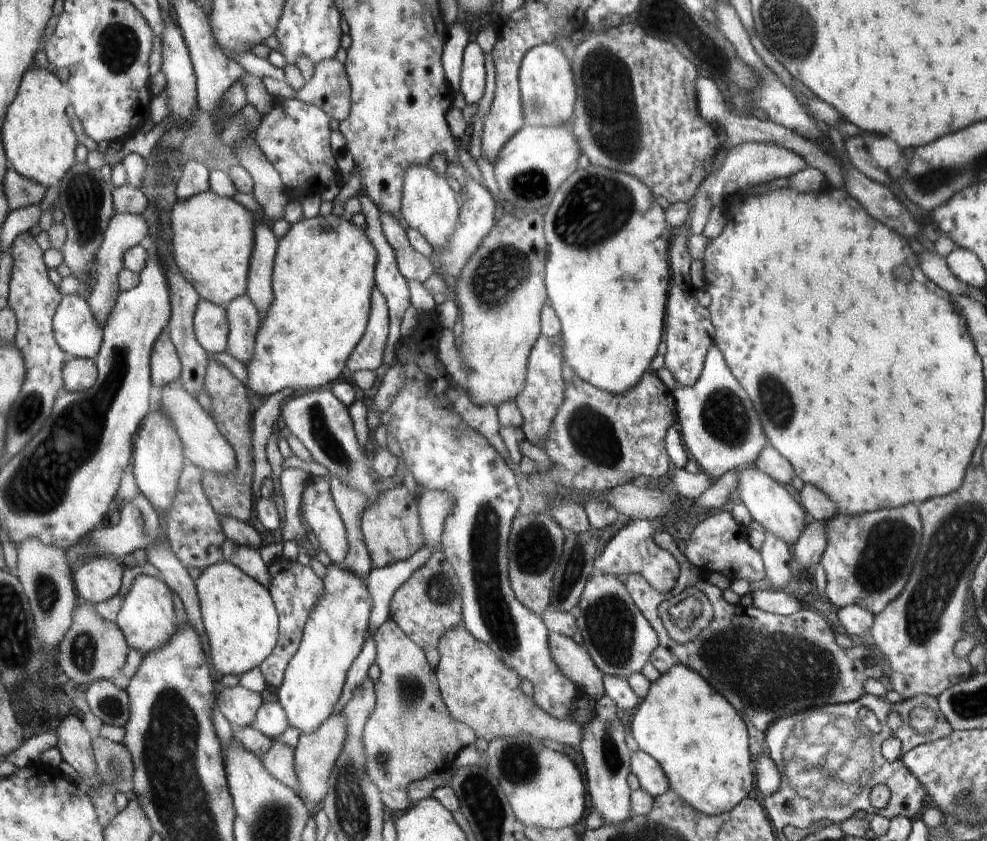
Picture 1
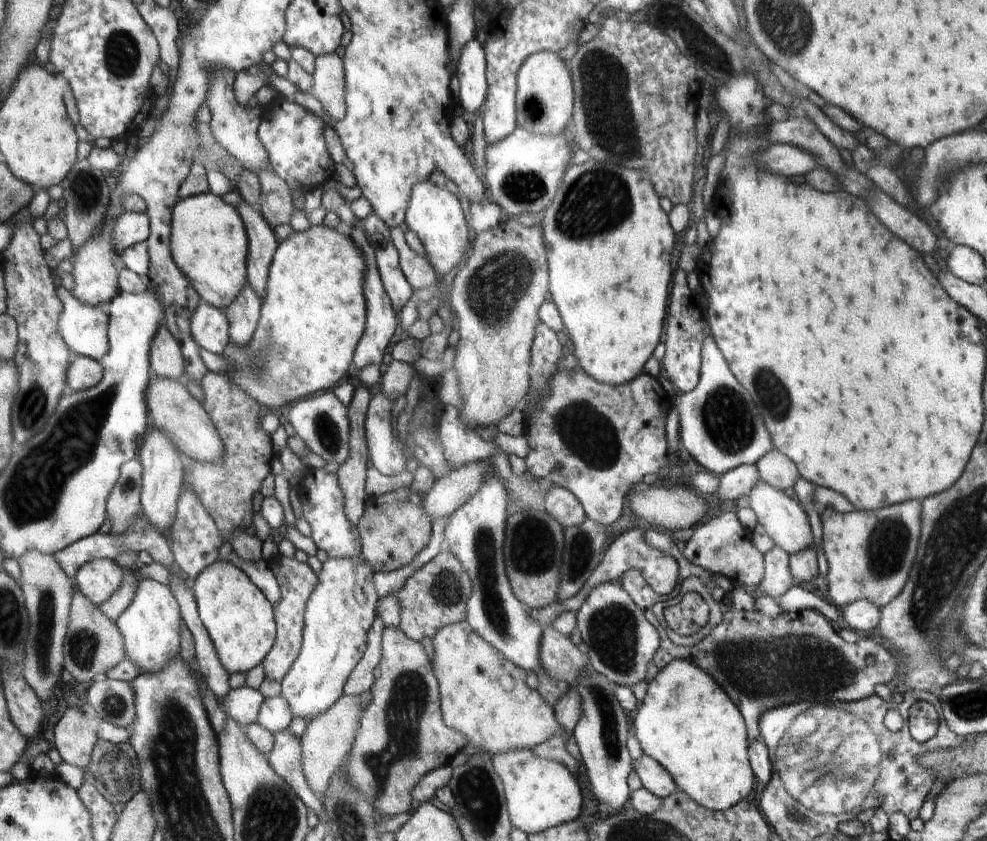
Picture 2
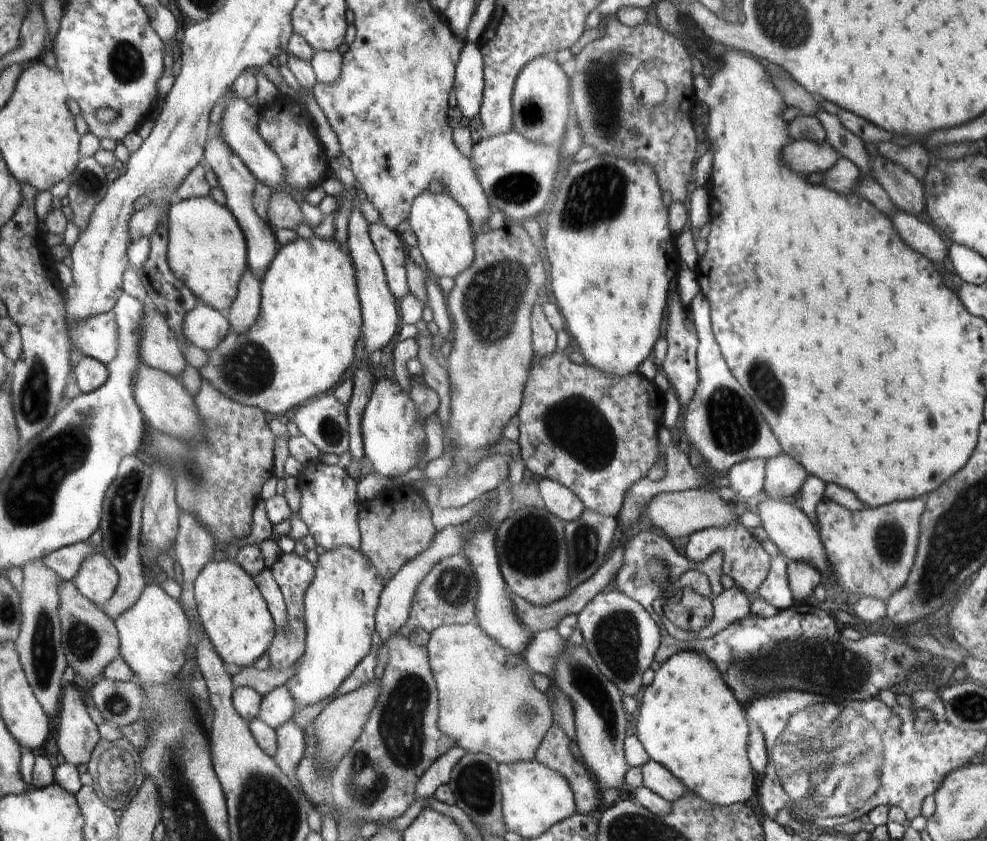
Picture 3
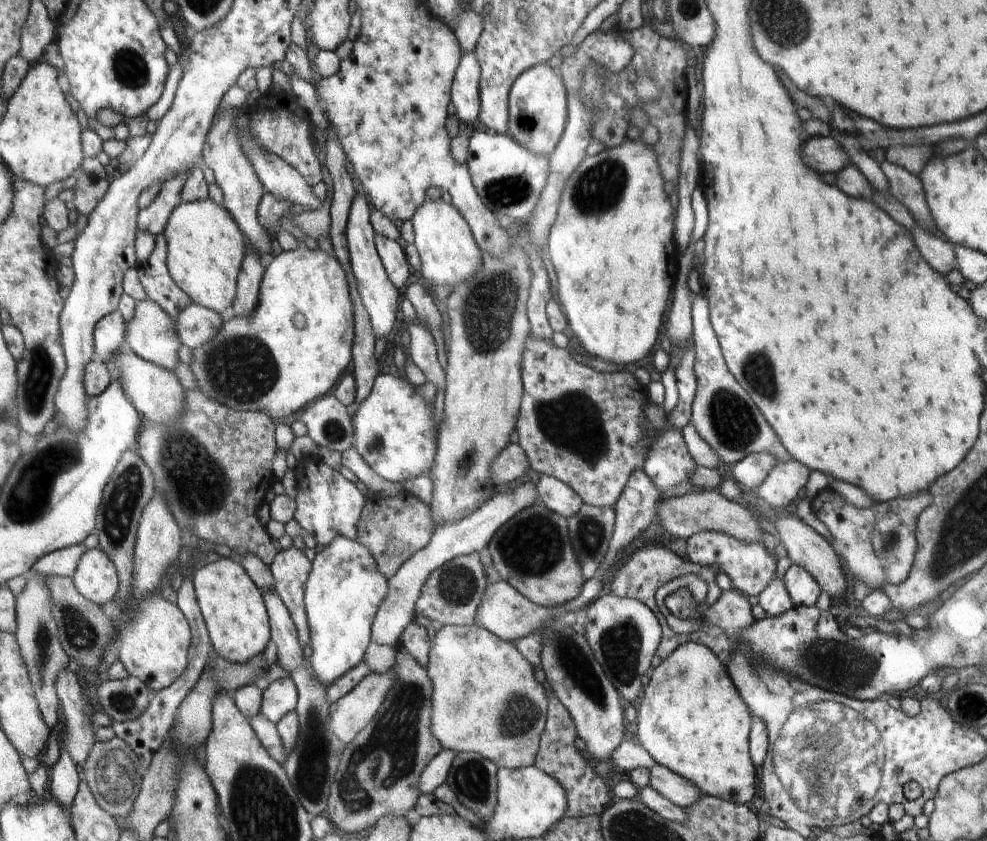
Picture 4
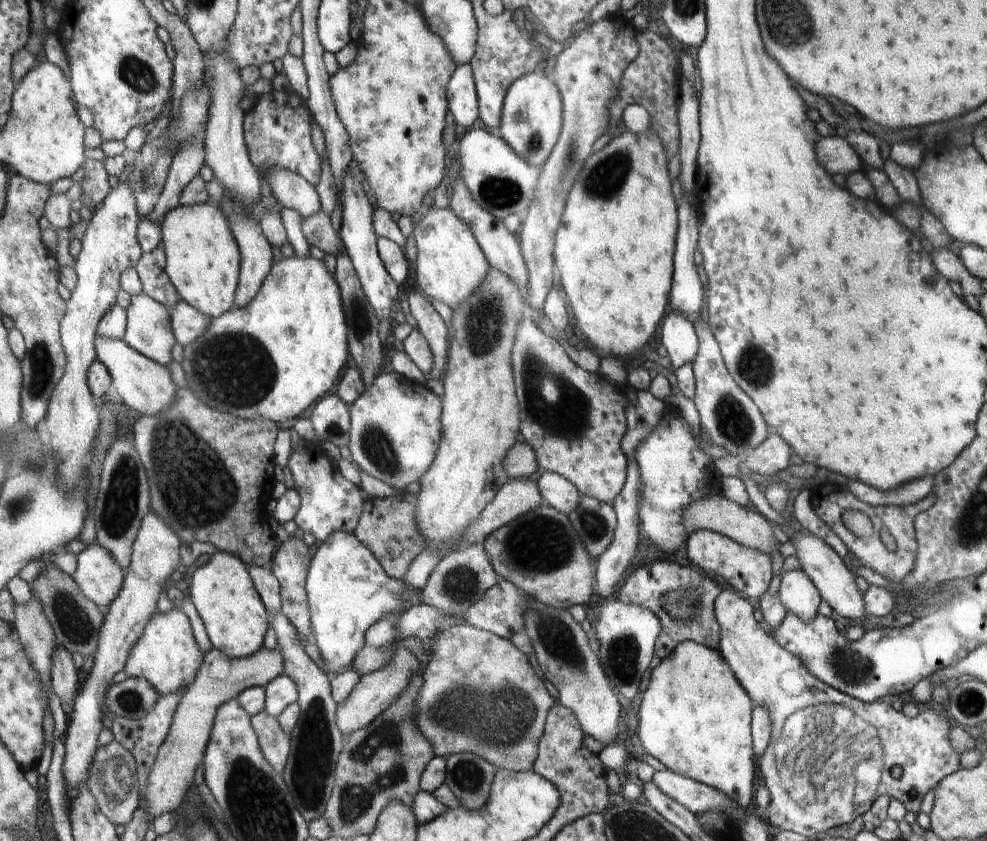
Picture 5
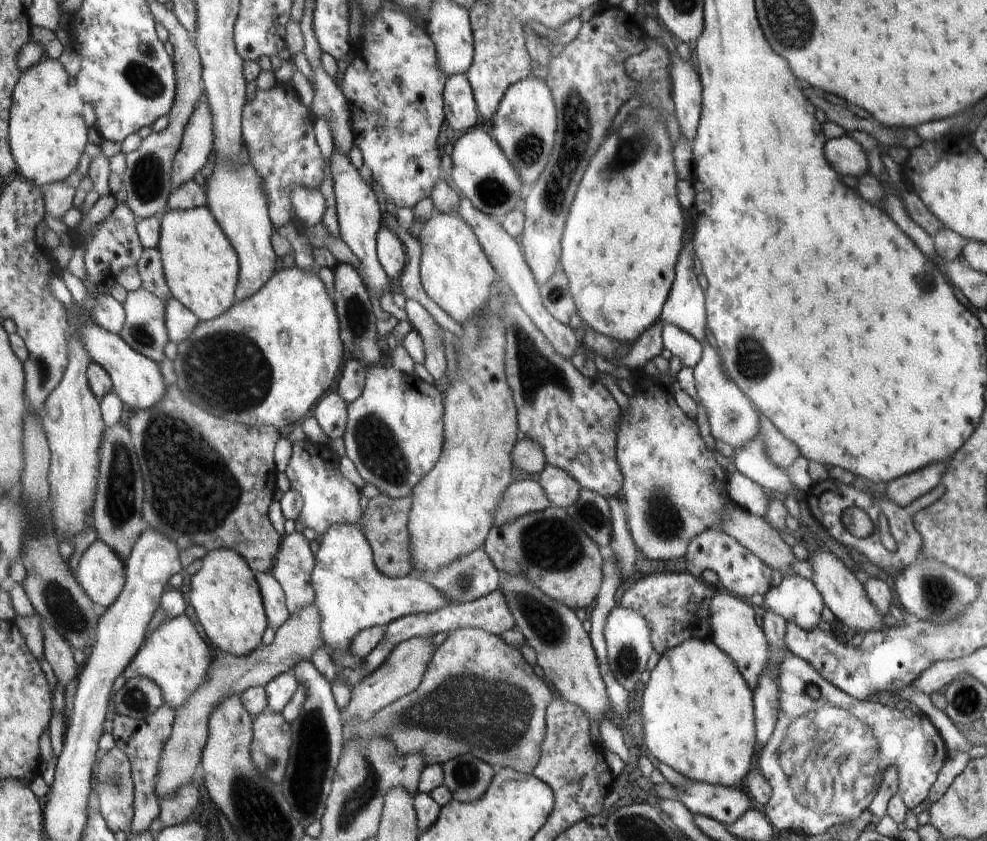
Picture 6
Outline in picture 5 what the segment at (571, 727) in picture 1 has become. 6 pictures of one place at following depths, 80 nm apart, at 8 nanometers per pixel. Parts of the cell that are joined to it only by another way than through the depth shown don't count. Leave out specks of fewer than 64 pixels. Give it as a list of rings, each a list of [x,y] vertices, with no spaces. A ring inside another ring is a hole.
[[[454,625],[434,636],[429,659],[428,665],[422,670],[421,677],[423,678],[423,685],[419,688],[417,694],[415,702],[417,715],[413,720],[423,737],[431,743],[434,756],[448,758],[456,753],[474,753],[498,769],[508,769],[509,771],[516,772],[533,769],[538,754],[539,740],[544,734],[544,722],[546,722],[548,713],[552,706],[557,703],[557,700],[554,692],[552,690],[546,690],[546,684],[534,674],[534,670],[530,668],[530,664],[526,660],[526,654],[522,654],[520,648],[515,646],[515,643],[494,634],[492,631],[477,629],[470,625]]]

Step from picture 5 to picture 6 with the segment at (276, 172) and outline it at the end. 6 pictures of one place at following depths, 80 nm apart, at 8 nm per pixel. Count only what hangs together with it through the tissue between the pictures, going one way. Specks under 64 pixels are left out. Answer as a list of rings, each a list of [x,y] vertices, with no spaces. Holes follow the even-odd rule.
[[[296,187],[290,198],[300,225],[309,228],[322,224],[326,201],[319,190]]]

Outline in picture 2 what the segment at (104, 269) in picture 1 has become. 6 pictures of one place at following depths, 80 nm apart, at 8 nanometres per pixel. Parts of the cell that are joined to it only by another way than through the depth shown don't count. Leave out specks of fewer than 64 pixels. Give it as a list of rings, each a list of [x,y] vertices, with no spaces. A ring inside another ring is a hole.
[[[126,211],[116,219],[113,226],[113,239],[117,254],[129,246],[144,243],[149,237],[150,221],[147,213]]]

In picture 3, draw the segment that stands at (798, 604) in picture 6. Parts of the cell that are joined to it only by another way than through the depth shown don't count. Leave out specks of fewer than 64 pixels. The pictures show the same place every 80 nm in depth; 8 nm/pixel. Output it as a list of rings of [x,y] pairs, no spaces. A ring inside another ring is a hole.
[[[787,561],[787,577],[793,598],[798,603],[813,598],[814,589],[821,584],[822,578],[811,564],[802,561]]]

